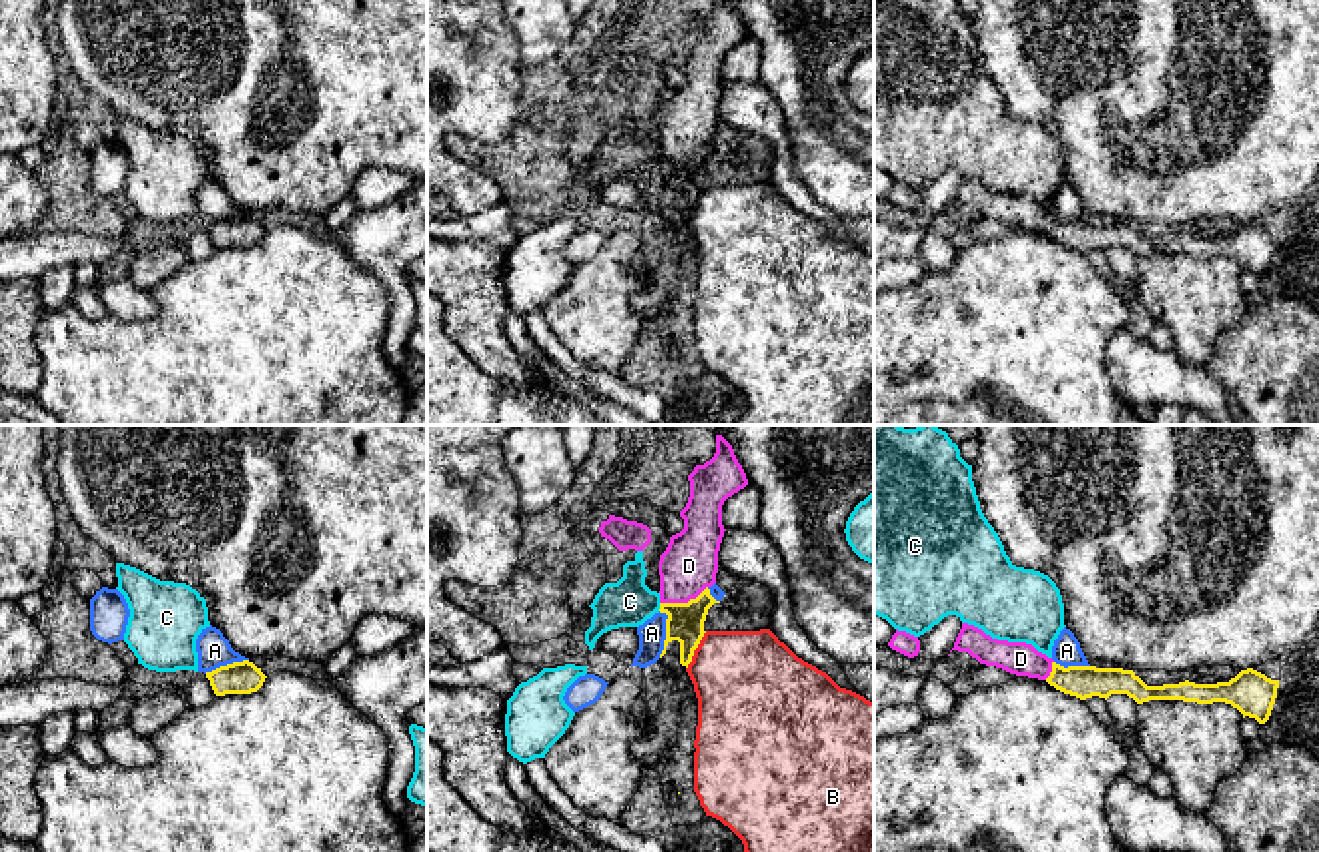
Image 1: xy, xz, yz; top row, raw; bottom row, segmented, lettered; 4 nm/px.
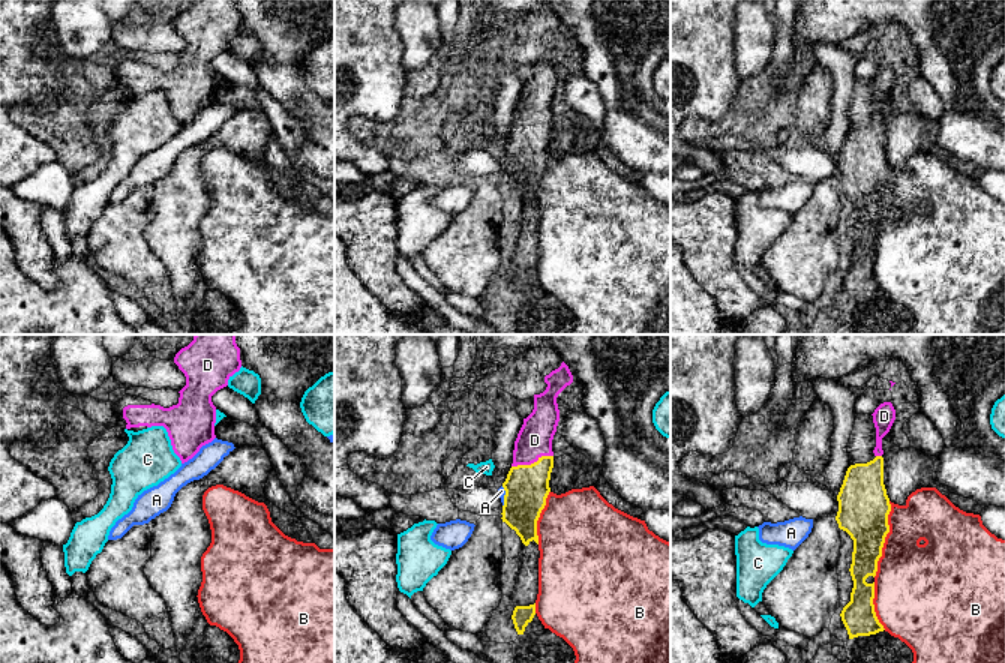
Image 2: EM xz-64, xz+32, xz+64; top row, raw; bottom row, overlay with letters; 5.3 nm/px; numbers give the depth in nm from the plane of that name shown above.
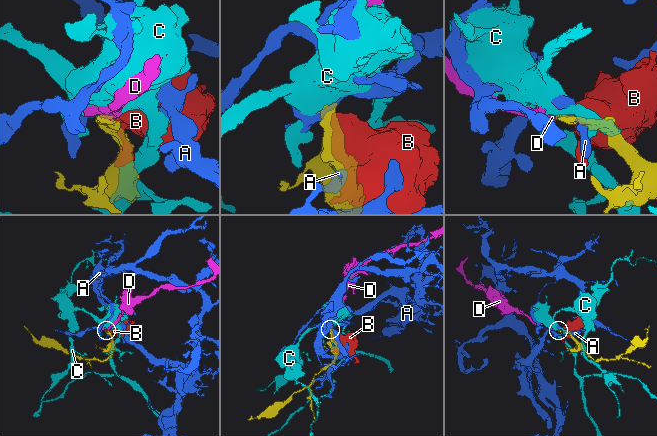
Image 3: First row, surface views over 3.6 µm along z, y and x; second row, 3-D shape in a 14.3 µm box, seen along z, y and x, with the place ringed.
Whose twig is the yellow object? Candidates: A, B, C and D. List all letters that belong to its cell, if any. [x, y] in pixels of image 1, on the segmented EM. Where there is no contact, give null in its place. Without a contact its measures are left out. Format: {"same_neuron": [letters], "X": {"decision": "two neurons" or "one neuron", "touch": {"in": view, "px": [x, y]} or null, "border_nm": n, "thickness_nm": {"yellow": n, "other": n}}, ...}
{"same_neuron": ["D"], "A": {"decision": "two neurons", "touch": {"in": "xz", "px": [667, 633]}, "border_nm": 200, "thickness_nm": {"yellow": 150, "other": 110}}, "B": {"decision": "two neurons", "touch": {"in": "xz", "px": [695, 649]}, "border_nm": 180, "thickness_nm": {"yellow": 150, "other": 420}}, "C": {"decision": "two neurons", "touch": {"in": "xz", "px": [661, 607]}, "border_nm": 40, "thickness_nm": {"yellow": 150, "other": 190}}, "D": {"decision": "one neuron", "touch": {"in": "xz", "px": [683, 603]}, "border_nm": 200, "thickness_nm": {"yellow": 150, "other": 220}}}

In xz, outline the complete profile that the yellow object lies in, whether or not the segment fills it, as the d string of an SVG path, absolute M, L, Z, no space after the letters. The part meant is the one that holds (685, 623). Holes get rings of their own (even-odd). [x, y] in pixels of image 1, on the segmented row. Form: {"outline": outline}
{"outline": "M716 435L716 453L704 465L696 465L688 475L690 481L690 497L686 507L680 511L684 519L684 529L670 537L666 551L659 561L660 575L660 613L666 613L666 640L660 658L666 654L666 646L672 640L680 642L680 664L688 668L692 662L694 650L698 648L704 637L704 621L708 609L716 601L710 595L710 587L716 583L718 573L718 551L724 537L722 525L722 505L728 497L738 493L748 485L746 473L738 463L732 445Z"}

